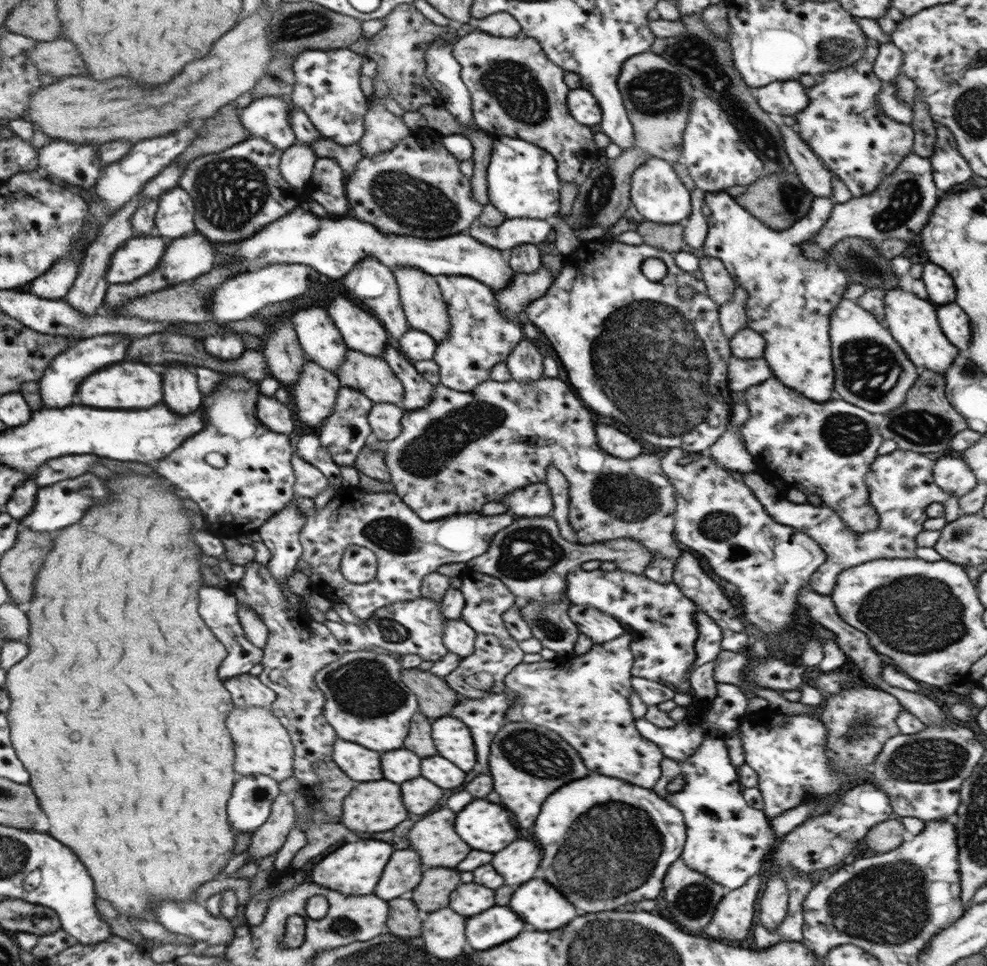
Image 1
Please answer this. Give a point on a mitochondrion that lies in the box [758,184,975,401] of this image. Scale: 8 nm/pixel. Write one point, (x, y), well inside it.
(864, 266)

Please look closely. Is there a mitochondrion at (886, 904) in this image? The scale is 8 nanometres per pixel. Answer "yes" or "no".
yes

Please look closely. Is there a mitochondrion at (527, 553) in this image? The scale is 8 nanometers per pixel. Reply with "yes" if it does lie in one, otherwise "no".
yes

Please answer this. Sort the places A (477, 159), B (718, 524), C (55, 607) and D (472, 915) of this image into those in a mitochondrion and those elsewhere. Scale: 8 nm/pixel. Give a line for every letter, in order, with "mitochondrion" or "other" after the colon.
A: other
B: mitochondrion
C: other
D: other

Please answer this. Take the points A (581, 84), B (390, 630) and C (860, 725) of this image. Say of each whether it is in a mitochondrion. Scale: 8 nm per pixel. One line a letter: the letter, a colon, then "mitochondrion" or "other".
A: other
B: mitochondrion
C: mitochondrion

